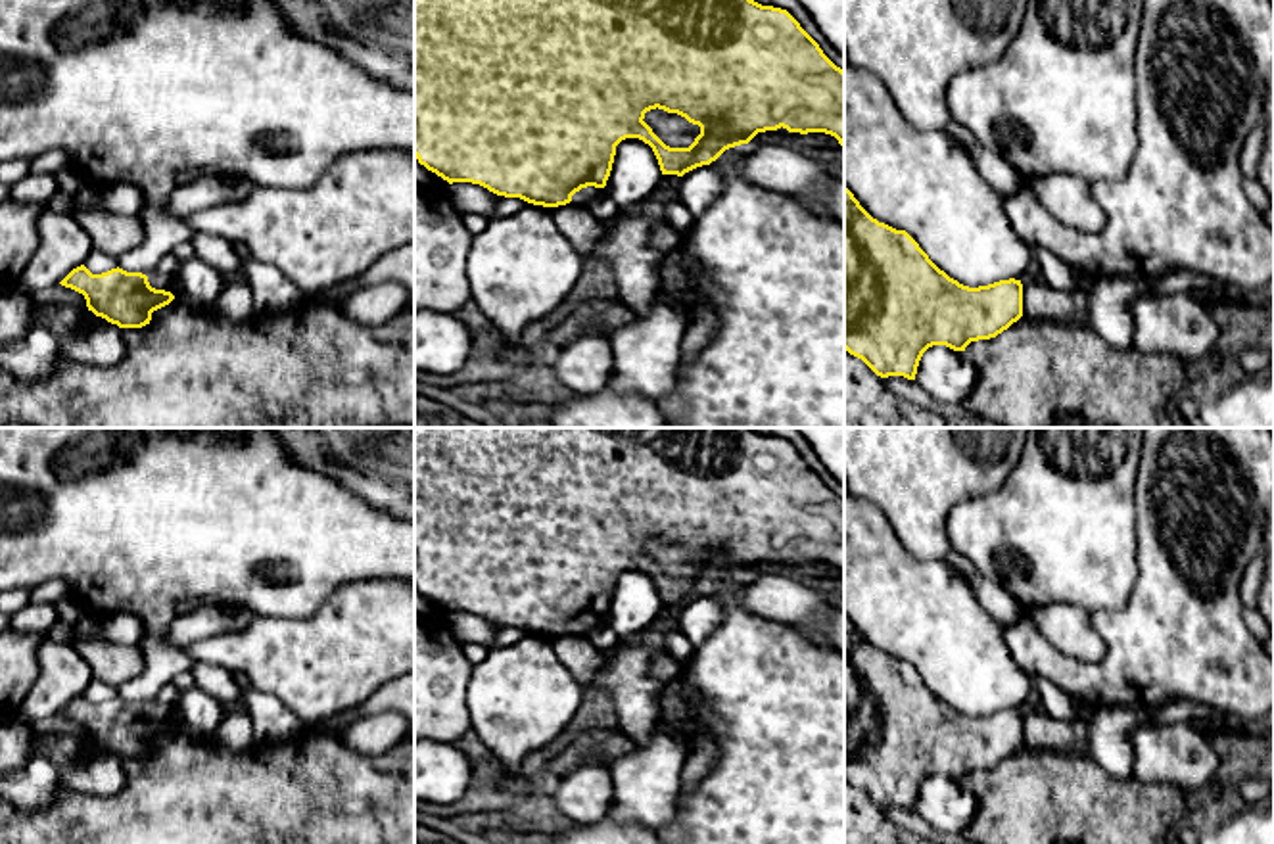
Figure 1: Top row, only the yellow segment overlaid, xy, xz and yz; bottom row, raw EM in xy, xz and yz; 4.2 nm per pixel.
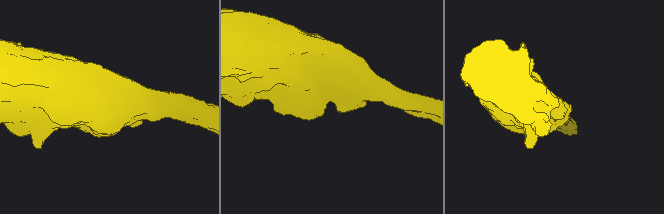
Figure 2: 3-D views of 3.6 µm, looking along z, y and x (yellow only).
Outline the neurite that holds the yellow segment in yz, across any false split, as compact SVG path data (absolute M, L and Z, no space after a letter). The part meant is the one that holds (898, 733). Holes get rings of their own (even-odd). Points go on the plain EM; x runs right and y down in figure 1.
M844 616L844 779L877 806L915 809L929 777L965 781L971 771L996 767L1021 746L1021 710L979 717L959 714L940 700L906 660L873 648Z

